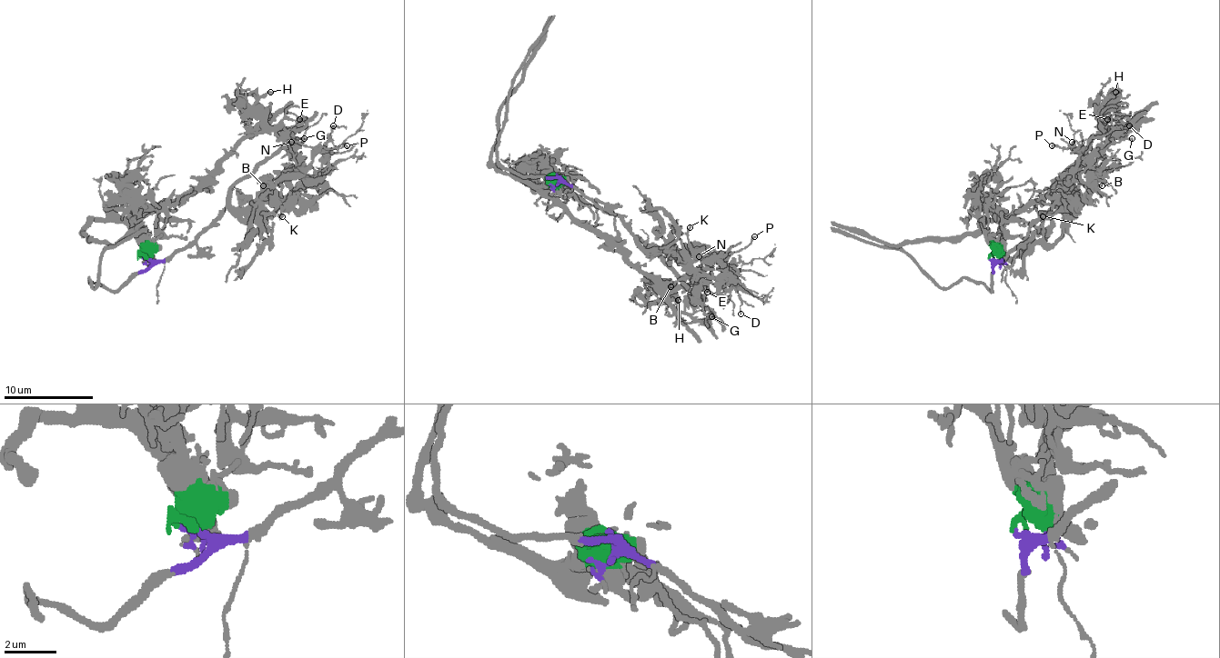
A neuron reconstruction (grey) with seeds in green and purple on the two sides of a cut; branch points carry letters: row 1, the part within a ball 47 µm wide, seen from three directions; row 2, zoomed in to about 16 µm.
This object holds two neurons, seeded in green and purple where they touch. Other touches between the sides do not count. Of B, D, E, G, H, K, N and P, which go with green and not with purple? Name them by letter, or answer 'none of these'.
E, H

